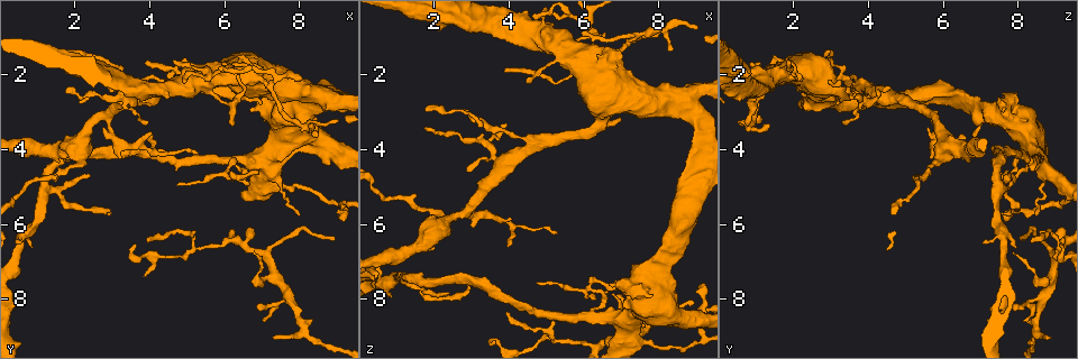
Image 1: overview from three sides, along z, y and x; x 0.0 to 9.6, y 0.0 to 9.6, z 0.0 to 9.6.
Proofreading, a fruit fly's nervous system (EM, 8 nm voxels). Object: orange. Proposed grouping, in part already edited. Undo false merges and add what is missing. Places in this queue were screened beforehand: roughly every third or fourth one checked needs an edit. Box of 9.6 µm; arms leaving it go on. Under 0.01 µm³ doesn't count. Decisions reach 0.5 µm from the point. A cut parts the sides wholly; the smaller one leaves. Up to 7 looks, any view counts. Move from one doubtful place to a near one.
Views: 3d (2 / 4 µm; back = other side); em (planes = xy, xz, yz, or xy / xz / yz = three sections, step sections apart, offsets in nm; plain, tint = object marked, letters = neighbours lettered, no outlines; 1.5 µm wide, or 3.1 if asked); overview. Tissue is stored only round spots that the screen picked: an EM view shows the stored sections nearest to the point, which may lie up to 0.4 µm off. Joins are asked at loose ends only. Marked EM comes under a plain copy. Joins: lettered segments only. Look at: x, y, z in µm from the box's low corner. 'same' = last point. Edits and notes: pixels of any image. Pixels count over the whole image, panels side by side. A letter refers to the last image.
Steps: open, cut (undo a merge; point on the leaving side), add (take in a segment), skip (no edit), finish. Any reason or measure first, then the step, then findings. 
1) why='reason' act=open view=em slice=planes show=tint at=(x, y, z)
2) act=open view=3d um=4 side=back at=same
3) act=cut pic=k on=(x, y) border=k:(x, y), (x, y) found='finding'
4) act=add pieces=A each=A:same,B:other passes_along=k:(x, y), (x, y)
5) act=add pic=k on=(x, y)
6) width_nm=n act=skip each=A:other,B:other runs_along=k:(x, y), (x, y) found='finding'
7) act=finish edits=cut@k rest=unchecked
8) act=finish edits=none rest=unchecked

why='free end' act=open view=3d um=2 at=(8.00, 2.10, 0.80)

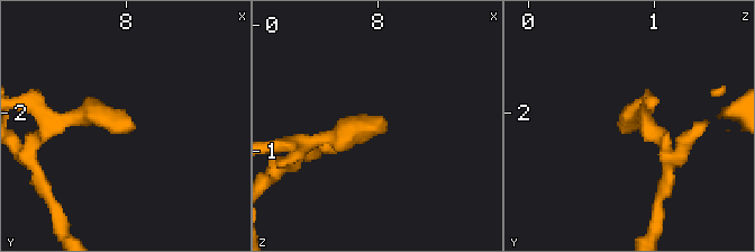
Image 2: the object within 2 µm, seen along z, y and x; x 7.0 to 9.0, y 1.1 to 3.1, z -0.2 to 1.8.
why='need the tissue' act=open view=em slice=planes show=letters at=(8.04, 2.04, 0.74)

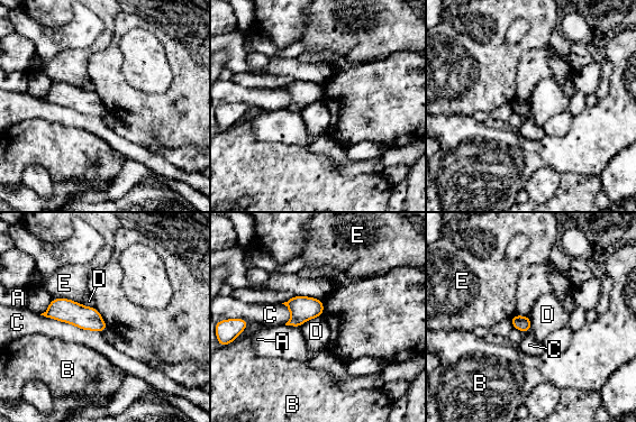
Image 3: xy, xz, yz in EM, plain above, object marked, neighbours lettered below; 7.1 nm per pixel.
act=skip each=A:other,B:other,C:other,D:other,E:other border=3:(53, 297), (67, 297), (80, 304) found='none of them fits'

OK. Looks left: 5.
why='tapers out' act=open view=em slice=planes show=letters at=(3.90, 1.70, 1.90)

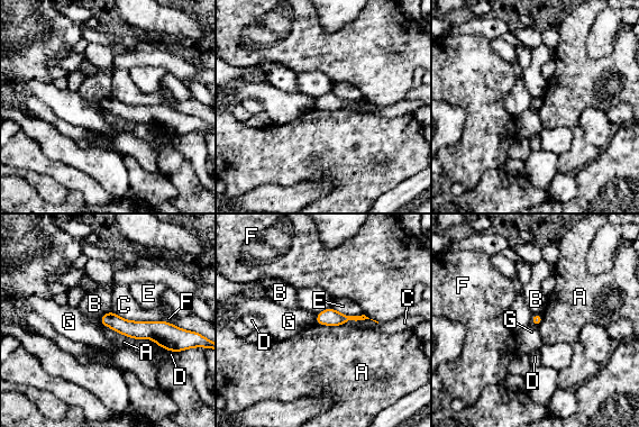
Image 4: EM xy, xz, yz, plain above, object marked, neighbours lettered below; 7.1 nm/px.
longest_contact=C:380nm act=skip each=A:other,B:other,C:other,D:other,E:other,F:other,G:other runs_along=4:(103, 319), (131, 329), (171, 334) found='no lettered segment goes on from it'

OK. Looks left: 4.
why='branch stops here' act=open view=em slice=planes show=letters at=(8.45, 3.70, 6.80)

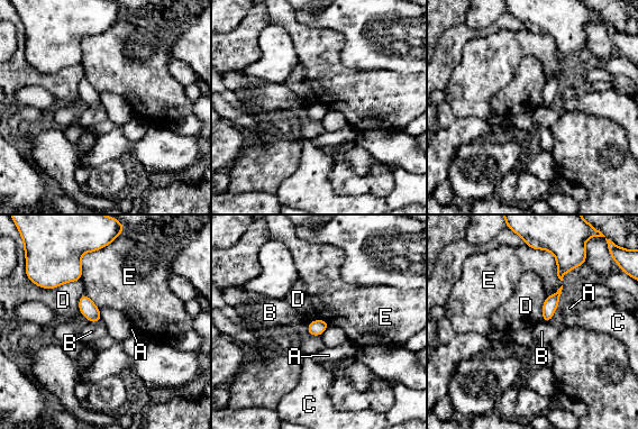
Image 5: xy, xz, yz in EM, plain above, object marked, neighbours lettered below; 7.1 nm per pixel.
act=skip each=A:other,B:other,C:other,D:other,E:other border=5:(556, 263), (556, 275), (561, 281) found='none of them fits'

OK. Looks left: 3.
act=finish edits=none rest=unchecked

